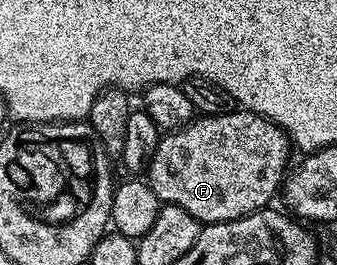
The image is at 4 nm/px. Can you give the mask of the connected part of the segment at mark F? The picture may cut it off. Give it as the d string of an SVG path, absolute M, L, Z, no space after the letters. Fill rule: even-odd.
M237 108L226 115L195 117L184 128L163 133L144 174L152 192L156 192L165 205L178 205L199 224L227 222L267 209L273 203L270 201L277 190L279 193L291 165L290 150L292 143L289 136L271 118Z

